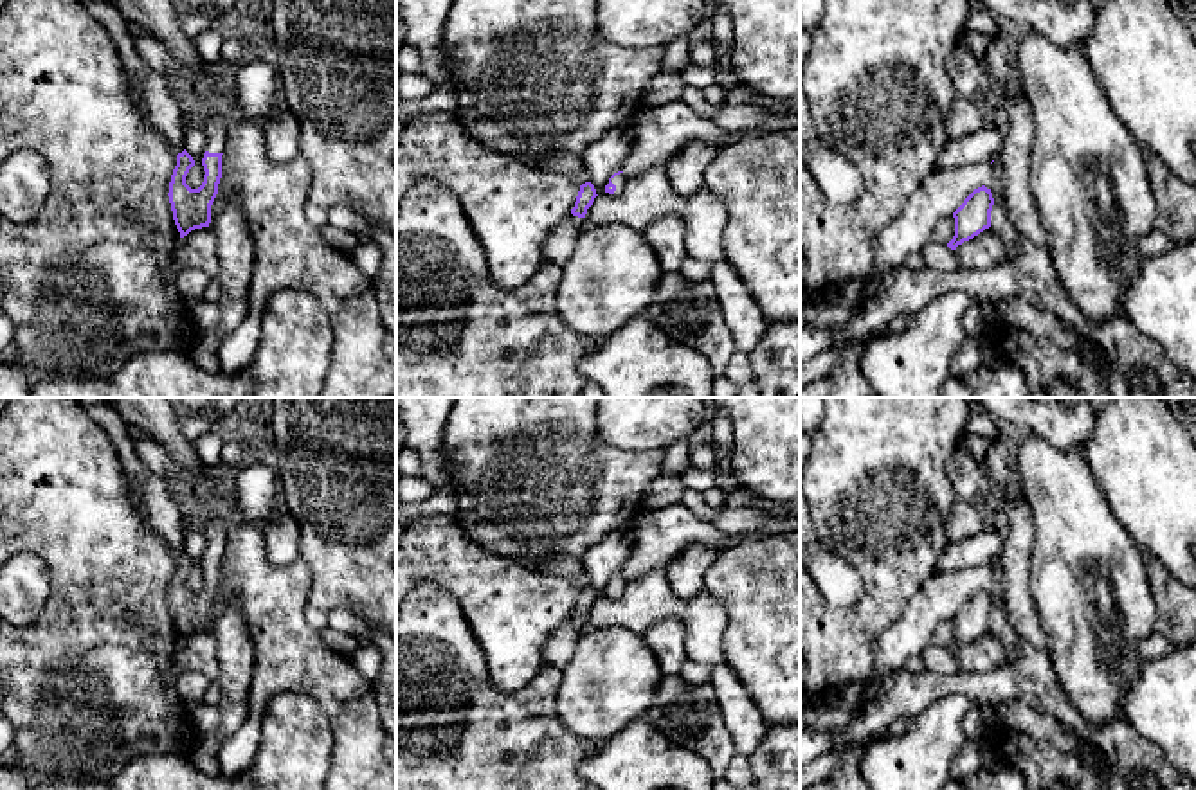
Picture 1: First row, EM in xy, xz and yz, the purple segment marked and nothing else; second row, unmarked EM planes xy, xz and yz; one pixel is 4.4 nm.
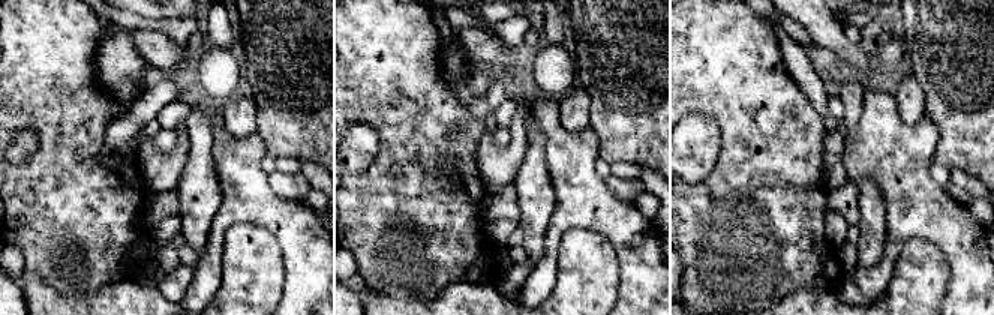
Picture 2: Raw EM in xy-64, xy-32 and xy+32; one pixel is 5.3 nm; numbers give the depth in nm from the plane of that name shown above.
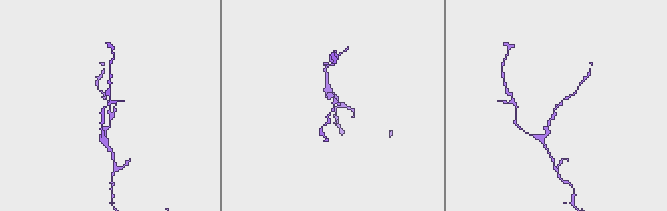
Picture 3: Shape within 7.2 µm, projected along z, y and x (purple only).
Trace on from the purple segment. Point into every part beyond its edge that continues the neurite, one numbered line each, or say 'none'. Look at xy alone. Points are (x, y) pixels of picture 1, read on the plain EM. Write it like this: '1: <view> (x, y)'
1: xy (215, 531)

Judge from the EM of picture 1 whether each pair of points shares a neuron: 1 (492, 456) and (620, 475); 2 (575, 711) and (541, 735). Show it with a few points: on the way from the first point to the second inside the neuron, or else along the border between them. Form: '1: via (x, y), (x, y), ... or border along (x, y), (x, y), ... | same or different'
1: via (525, 463), (537, 475), (588, 475) | same
2: border along (561, 679), (557, 717), (577, 735), (597, 740) | different

